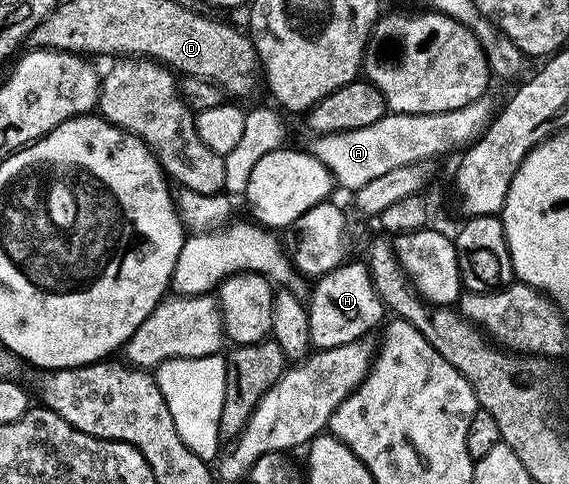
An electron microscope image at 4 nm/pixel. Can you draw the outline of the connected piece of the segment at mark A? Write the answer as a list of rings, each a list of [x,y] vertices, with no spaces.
[[[481,99],[445,113],[388,111],[382,119],[378,119],[378,123],[370,123],[370,127],[358,127],[358,131],[319,134],[315,138],[316,142],[310,145],[310,152],[325,164],[340,189],[355,191],[395,168],[415,161],[436,159],[439,153],[448,153],[451,149],[460,151],[472,145],[490,124],[486,102]]]

